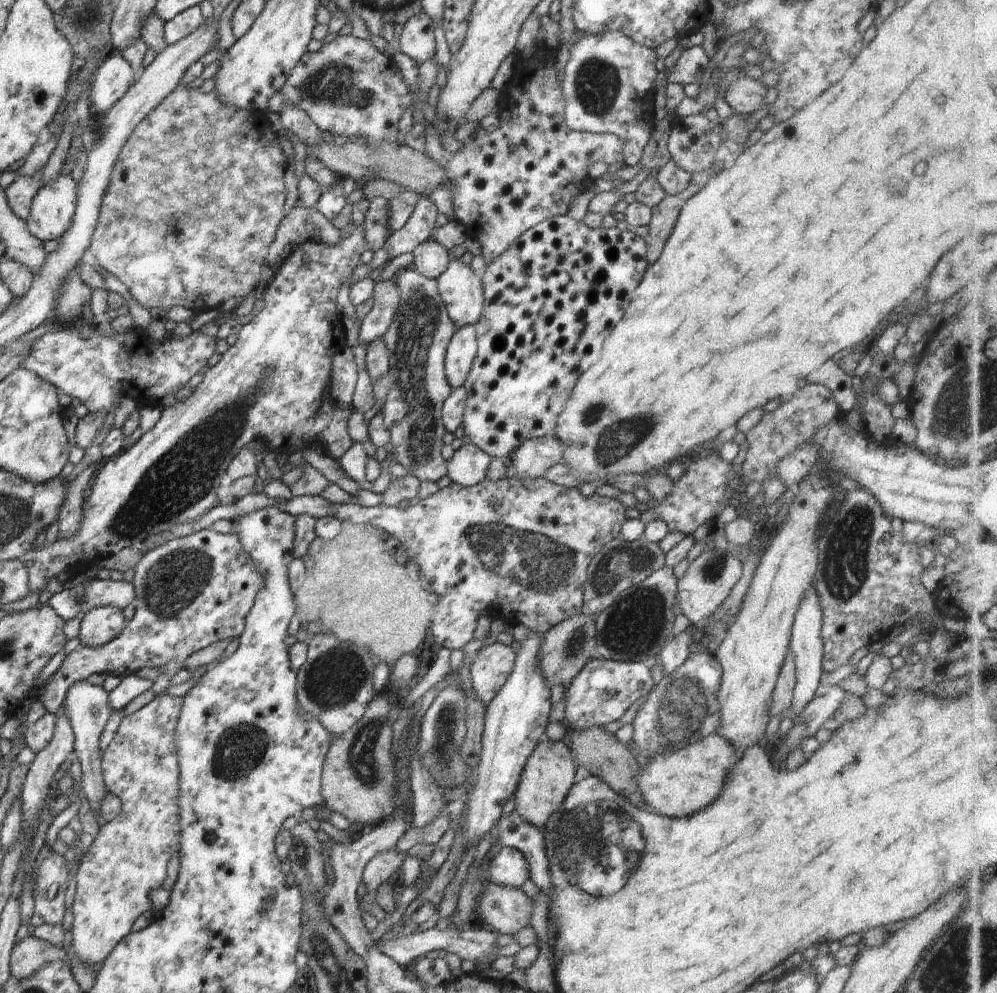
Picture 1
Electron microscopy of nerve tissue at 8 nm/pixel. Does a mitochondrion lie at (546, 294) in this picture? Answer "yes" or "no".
no

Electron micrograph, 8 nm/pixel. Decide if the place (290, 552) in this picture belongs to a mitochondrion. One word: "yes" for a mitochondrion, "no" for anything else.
no

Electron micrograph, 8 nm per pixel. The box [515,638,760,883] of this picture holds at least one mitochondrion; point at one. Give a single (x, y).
(683, 708)

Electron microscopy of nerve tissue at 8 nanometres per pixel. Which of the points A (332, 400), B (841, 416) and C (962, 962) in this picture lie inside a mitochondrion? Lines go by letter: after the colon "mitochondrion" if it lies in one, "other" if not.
A: other
B: other
C: mitochondrion

